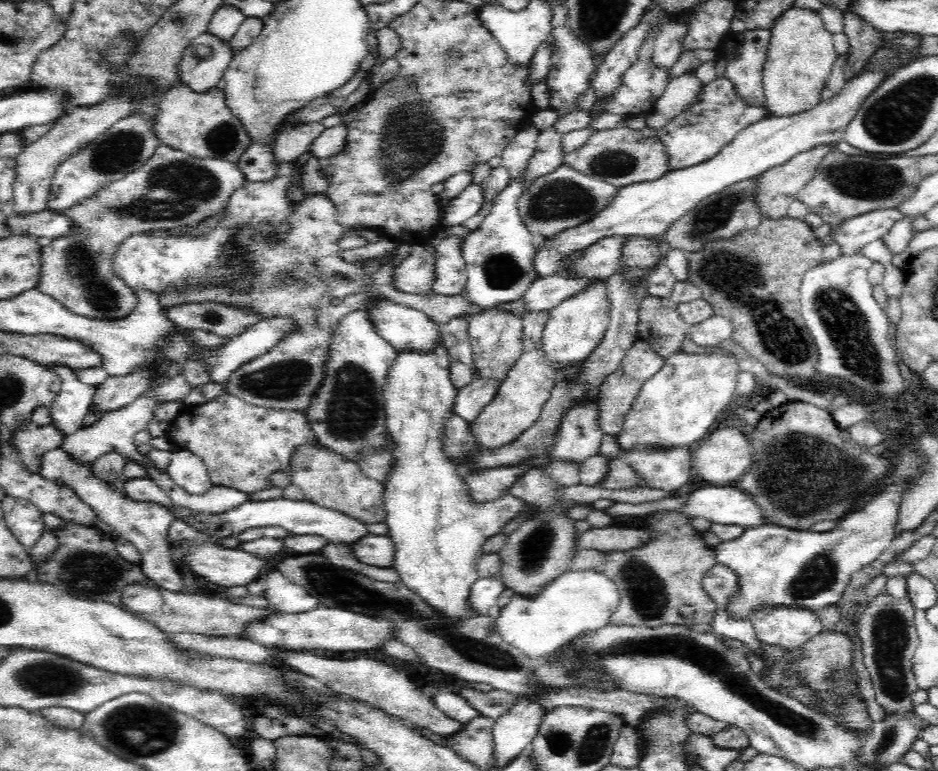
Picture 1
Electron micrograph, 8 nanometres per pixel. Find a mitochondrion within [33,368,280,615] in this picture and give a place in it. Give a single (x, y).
(95, 573)

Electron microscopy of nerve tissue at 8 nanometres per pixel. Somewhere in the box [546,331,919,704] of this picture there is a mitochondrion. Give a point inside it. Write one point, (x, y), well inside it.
(647, 589)

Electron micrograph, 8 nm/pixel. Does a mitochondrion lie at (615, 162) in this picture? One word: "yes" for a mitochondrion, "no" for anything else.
yes

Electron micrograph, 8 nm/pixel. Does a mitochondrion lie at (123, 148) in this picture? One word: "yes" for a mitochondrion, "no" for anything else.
yes

